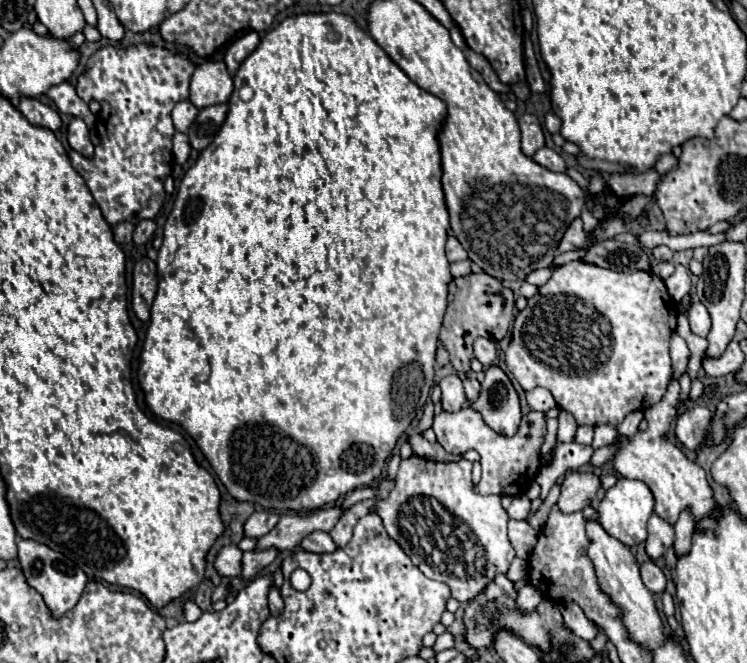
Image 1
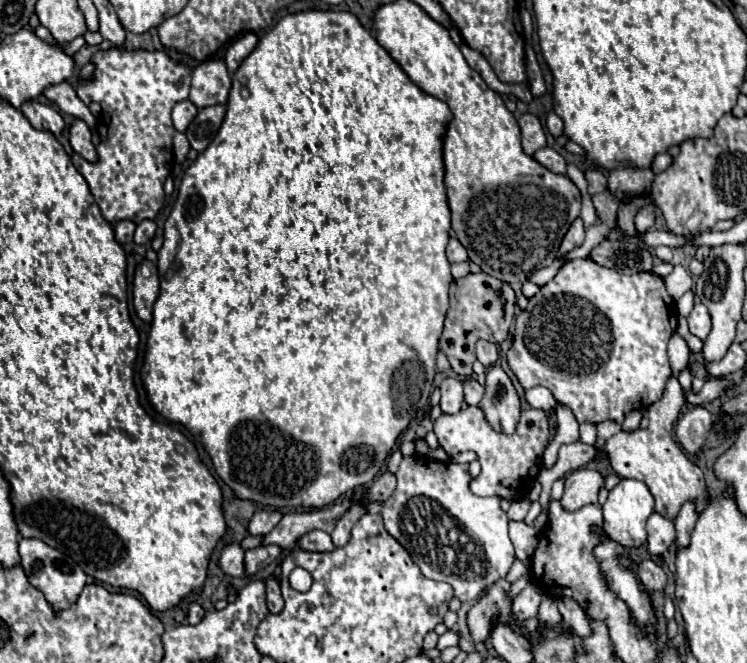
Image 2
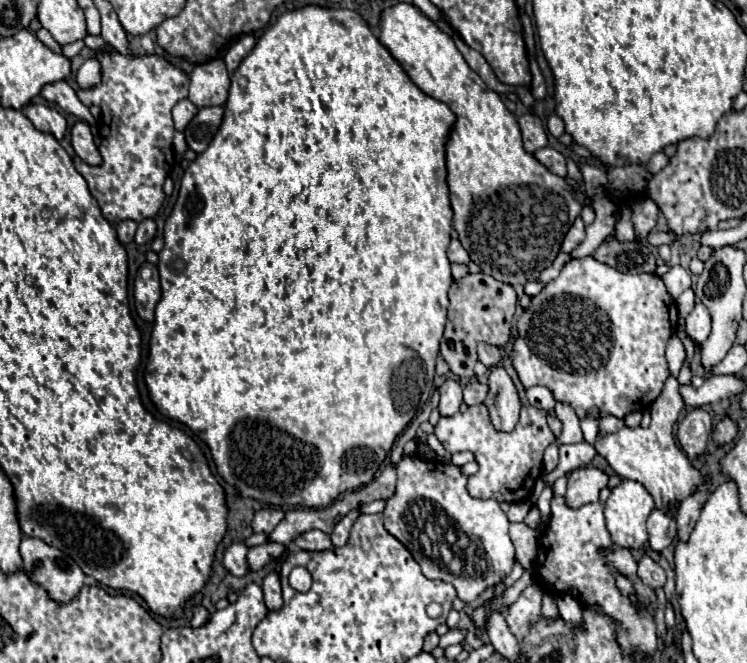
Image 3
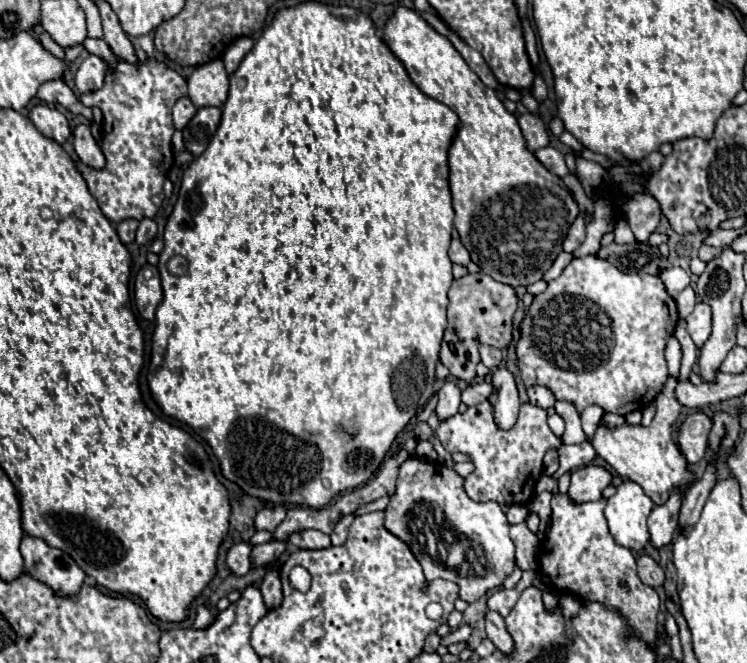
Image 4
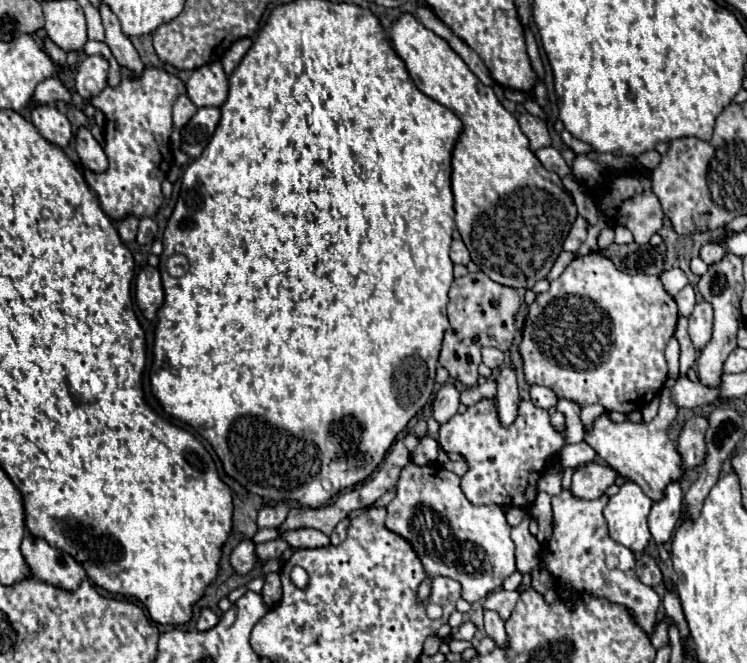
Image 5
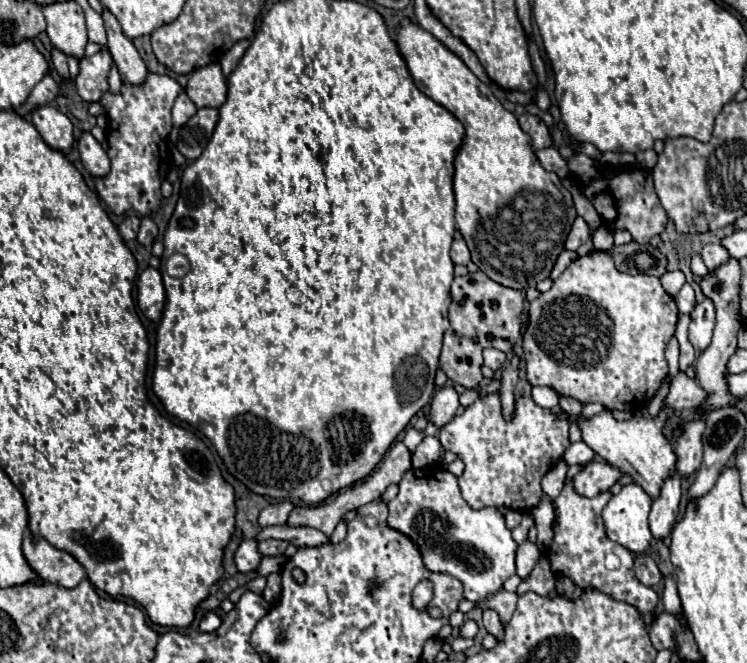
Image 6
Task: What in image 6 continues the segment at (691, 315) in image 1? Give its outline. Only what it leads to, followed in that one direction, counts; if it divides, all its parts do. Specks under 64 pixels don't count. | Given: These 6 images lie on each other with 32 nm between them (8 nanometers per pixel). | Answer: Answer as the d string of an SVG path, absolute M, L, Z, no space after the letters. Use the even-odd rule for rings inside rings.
M704 298L692 312L692 322L690 322L690 332L688 332L688 340L698 354L708 348L712 340L714 324L716 324L714 302L710 298Z

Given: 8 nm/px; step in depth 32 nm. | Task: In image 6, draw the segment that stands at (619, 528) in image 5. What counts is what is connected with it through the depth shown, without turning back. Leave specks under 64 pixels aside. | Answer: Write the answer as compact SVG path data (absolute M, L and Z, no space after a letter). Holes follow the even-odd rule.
M628 484L620 494L612 496L602 510L606 534L612 542L624 546L634 554L648 550L652 532L648 526L652 498L638 484Z

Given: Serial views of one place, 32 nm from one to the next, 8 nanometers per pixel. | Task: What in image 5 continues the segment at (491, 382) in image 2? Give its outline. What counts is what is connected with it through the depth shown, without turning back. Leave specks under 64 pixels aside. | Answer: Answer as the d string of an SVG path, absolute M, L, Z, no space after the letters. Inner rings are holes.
M504 366L496 378L498 382L498 392L496 392L496 400L498 400L498 412L500 412L500 420L502 424L512 424L512 420L516 418L516 410L518 410L518 390L516 390L516 370L510 366Z

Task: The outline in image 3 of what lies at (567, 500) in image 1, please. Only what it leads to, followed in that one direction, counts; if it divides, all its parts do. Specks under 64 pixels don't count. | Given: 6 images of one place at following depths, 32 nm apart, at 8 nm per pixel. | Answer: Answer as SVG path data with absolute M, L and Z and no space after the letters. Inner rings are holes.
M584 466L568 476L568 490L566 500L572 504L572 508L578 508L580 504L596 502L600 498L600 490L608 486L608 474L594 466Z

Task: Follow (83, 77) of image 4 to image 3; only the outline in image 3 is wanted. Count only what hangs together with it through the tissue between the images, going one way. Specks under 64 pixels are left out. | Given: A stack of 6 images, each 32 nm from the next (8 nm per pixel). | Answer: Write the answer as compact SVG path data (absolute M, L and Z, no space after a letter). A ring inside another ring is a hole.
M92 56L80 66L80 70L76 74L76 82L82 90L88 90L92 86L100 86L100 80L102 80L102 66L100 66L98 58Z

